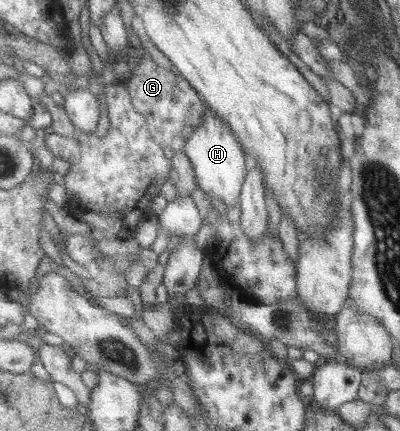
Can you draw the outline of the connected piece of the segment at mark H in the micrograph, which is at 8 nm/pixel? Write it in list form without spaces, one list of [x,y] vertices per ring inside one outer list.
[[[209,106],[203,125],[190,138],[185,151],[194,165],[197,186],[209,196],[219,198],[227,208],[241,204],[241,192],[249,173],[250,162],[233,130]]]

